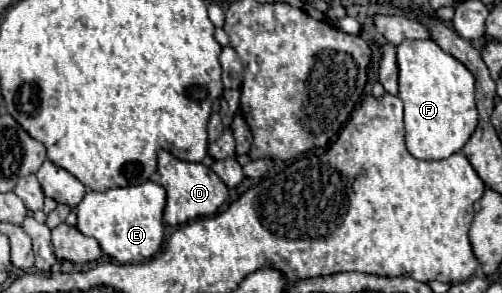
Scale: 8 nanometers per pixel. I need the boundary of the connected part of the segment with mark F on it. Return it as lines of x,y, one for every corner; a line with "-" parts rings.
432,39
404,41
398,45
400,99
404,101
406,149
416,159
446,159
458,153
478,125
474,75

